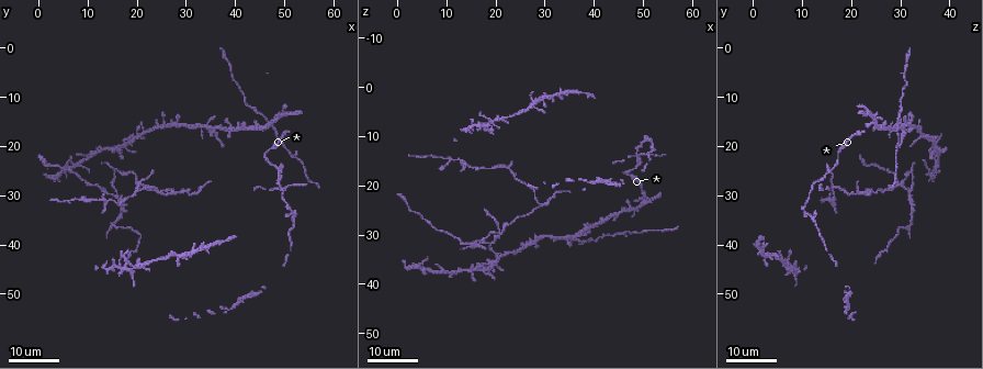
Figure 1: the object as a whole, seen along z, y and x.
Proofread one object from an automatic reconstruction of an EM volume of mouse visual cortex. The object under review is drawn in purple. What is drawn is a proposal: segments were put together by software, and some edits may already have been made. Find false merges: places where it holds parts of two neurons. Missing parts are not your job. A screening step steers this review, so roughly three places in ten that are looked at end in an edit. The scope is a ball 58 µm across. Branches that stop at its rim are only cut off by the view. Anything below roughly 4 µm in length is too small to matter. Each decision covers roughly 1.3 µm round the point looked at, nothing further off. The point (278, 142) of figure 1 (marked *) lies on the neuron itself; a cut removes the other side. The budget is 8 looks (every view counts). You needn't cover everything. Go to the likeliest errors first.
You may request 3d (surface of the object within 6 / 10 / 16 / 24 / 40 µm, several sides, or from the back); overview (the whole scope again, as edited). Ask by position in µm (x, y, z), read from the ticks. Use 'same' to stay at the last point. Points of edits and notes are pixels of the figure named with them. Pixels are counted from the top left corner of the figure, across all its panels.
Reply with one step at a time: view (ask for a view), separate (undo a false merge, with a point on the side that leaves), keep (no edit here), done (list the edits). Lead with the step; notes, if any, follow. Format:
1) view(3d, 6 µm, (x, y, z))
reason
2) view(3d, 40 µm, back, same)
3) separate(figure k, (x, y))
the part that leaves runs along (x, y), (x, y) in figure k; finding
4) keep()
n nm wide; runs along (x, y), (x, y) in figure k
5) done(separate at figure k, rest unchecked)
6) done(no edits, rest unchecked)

view(3d, 16 µm, (29.5, 29.0, 23.5))
two arms in line, one across

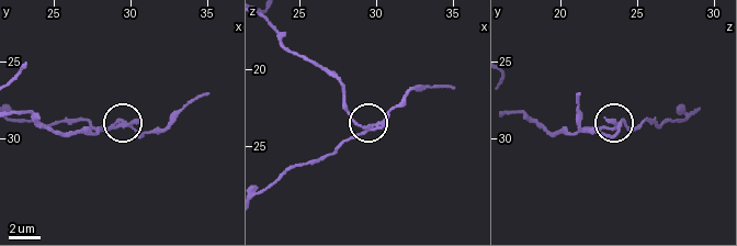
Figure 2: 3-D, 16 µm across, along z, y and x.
view(3d, 10 µm, (29.2, 29.2, 23.6))
zoom in

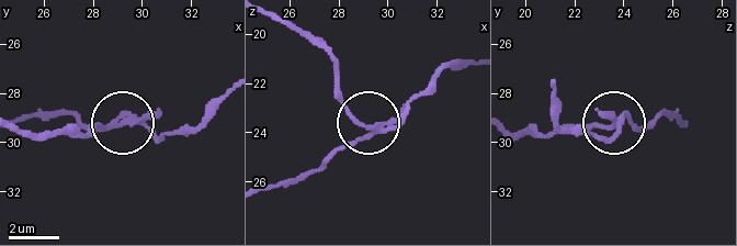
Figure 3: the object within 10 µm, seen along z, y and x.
separate(figure 3, (348, 110))
the part that leaves runs along (378, 131), (361, 124), (347, 105), (330, 55), (273, 20) in figure 3; a second neuron is stuck on

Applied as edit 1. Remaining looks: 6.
view(overview)
redraw

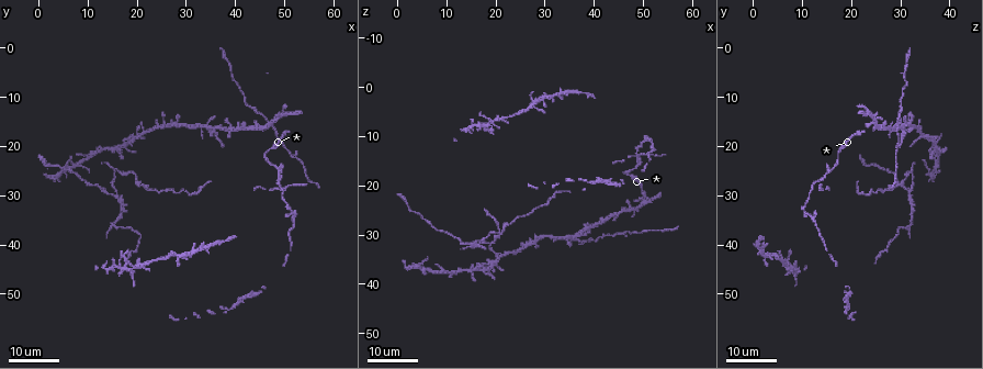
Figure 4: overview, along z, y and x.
view(3d, 16 µm, (15.0, 20.5, 37.0))
a fork

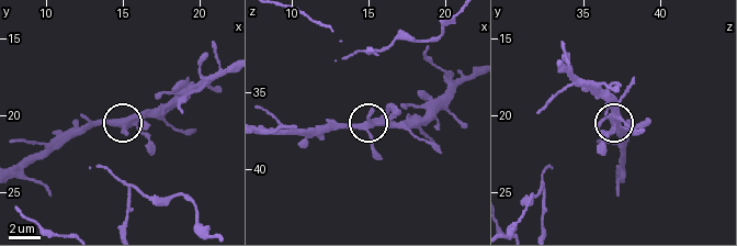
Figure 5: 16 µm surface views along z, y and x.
view(3d, 6 µm, (15.0, 20.8, 37.0))
zoom in

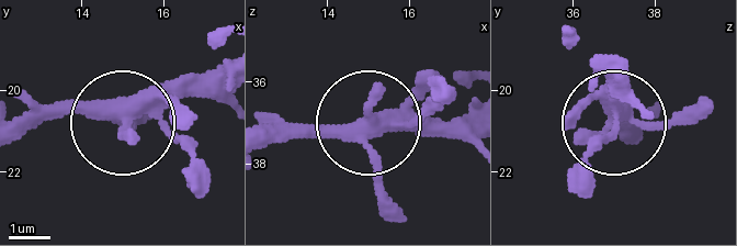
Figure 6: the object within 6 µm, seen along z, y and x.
view(3d, 6 µm, back, (15.05, 20.85, 36.85))

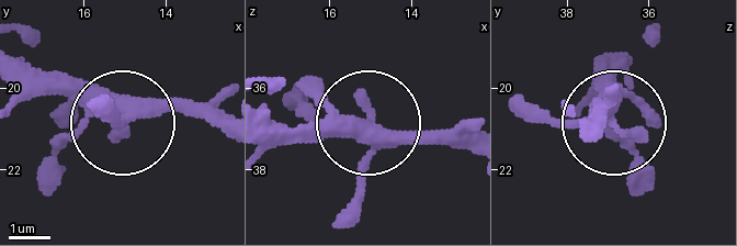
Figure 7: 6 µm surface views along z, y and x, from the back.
keep()
3 arms; runs along (271, 118), (293, 129), (467, 129) in figure 7; all the same neuron

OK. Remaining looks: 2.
done(separate at figure 3, rest unchecked)

